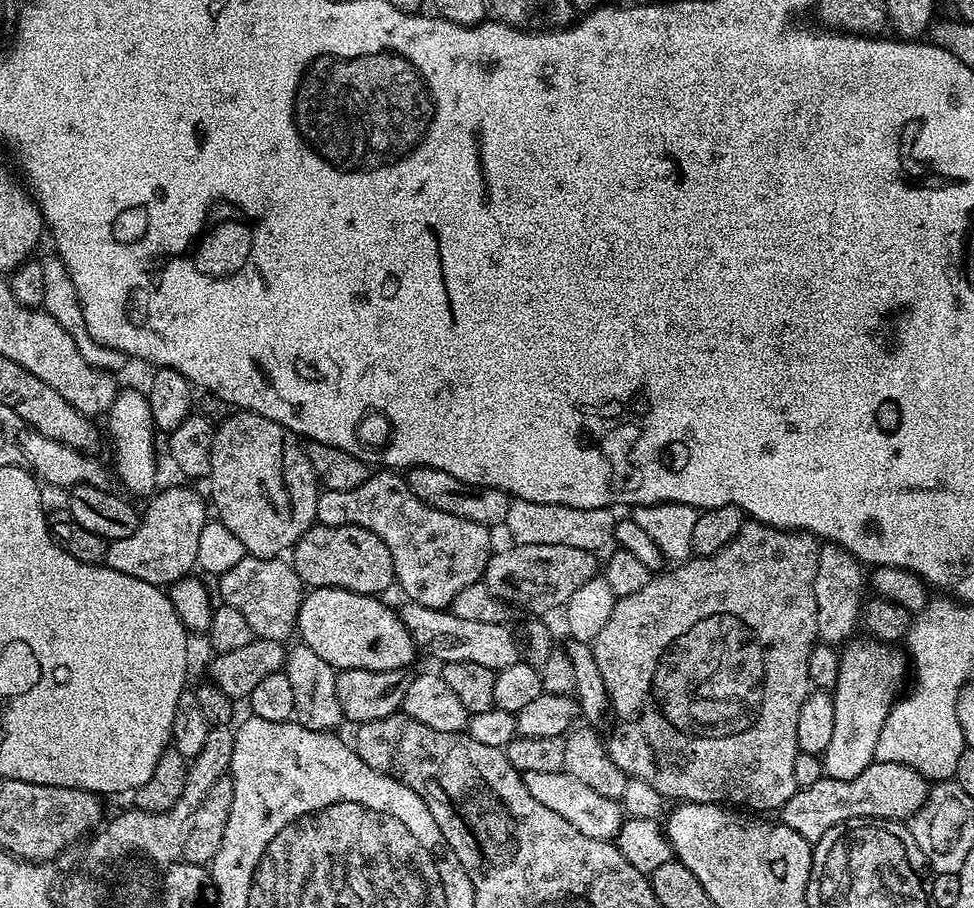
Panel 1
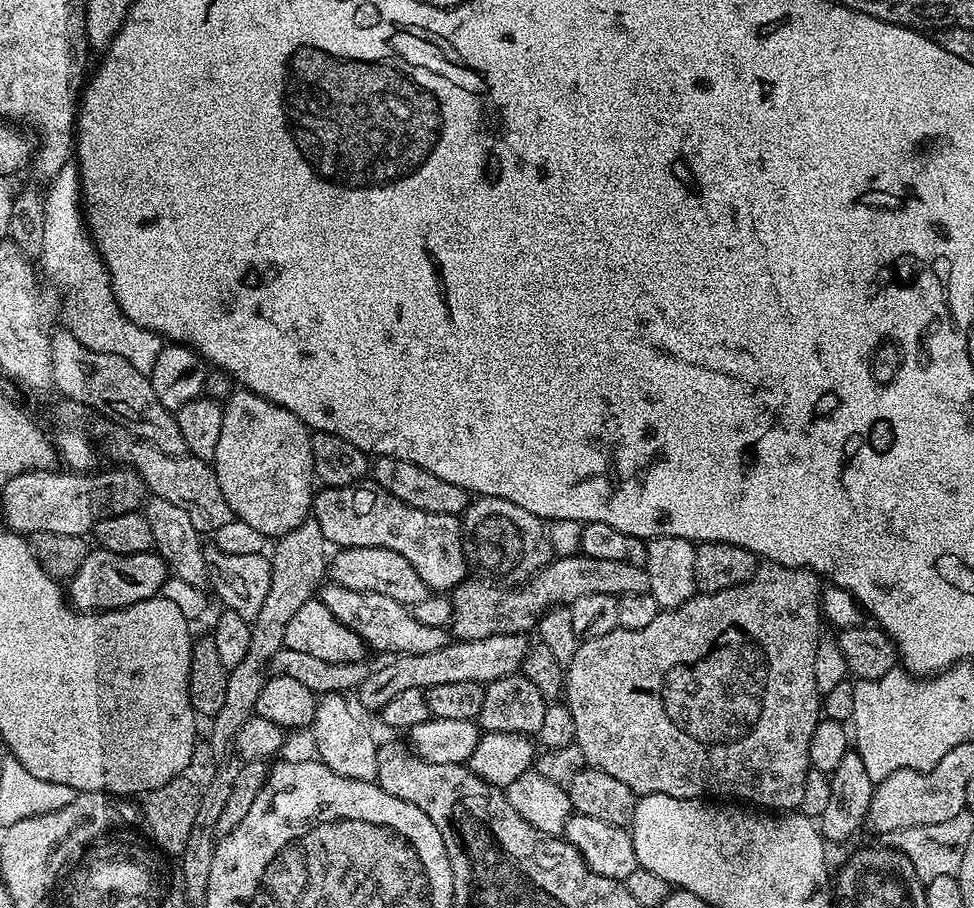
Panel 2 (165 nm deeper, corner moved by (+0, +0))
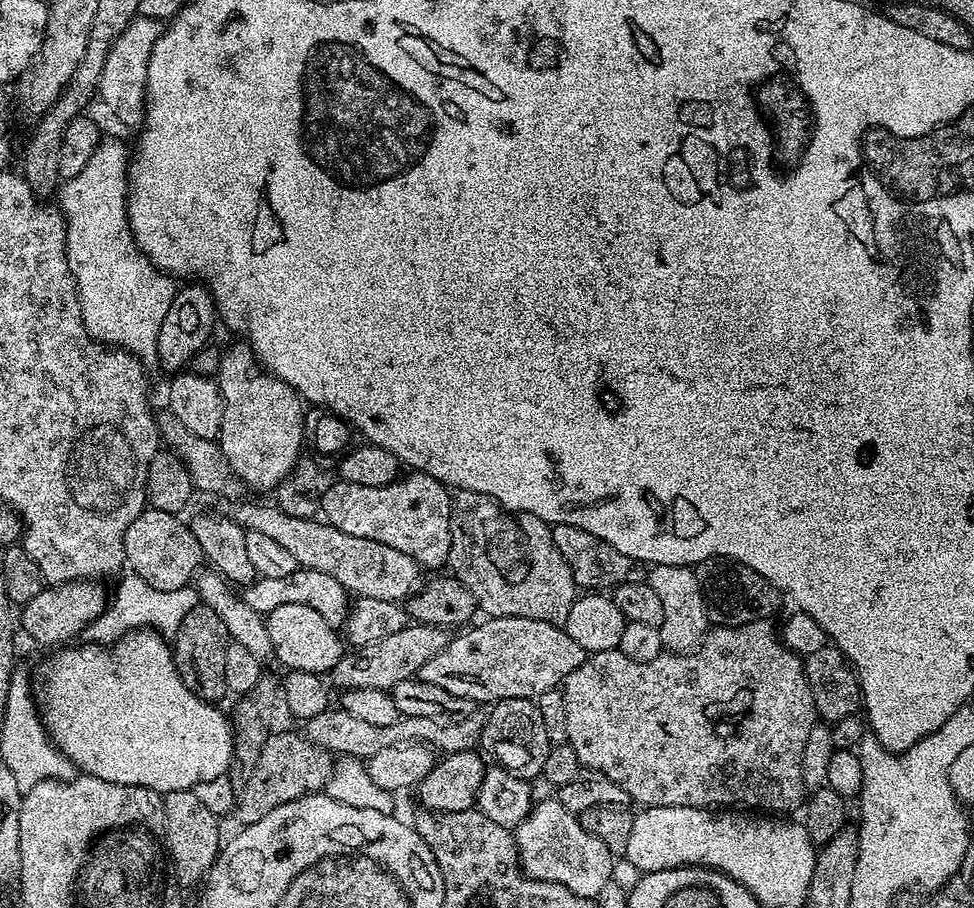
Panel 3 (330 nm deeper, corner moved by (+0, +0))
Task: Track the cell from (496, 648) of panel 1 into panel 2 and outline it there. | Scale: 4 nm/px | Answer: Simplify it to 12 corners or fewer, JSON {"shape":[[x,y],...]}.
{"shape":[[328,582],[318,598],[371,651],[430,654],[448,628],[386,594]]}

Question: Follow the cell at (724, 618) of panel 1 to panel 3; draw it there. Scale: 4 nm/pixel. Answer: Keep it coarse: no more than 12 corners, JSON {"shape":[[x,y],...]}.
{"shape":[[772,620],[585,655],[568,743],[644,808],[805,799]]}

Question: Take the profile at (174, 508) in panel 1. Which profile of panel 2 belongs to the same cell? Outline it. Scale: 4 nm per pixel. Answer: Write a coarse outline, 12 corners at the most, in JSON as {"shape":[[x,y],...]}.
{"shape":[[96,546],[67,581],[81,612],[161,595],[169,575],[155,551]]}

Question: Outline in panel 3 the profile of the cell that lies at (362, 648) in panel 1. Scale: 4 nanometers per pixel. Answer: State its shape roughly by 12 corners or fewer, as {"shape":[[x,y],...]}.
{"shape":[[310,606],[267,613],[273,657],[328,674],[346,651]]}

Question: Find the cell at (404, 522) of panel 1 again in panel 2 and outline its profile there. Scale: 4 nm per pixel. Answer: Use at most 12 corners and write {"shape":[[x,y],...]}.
{"shape":[[371,482],[321,487],[337,549],[382,546],[448,594],[469,575],[461,517]]}

